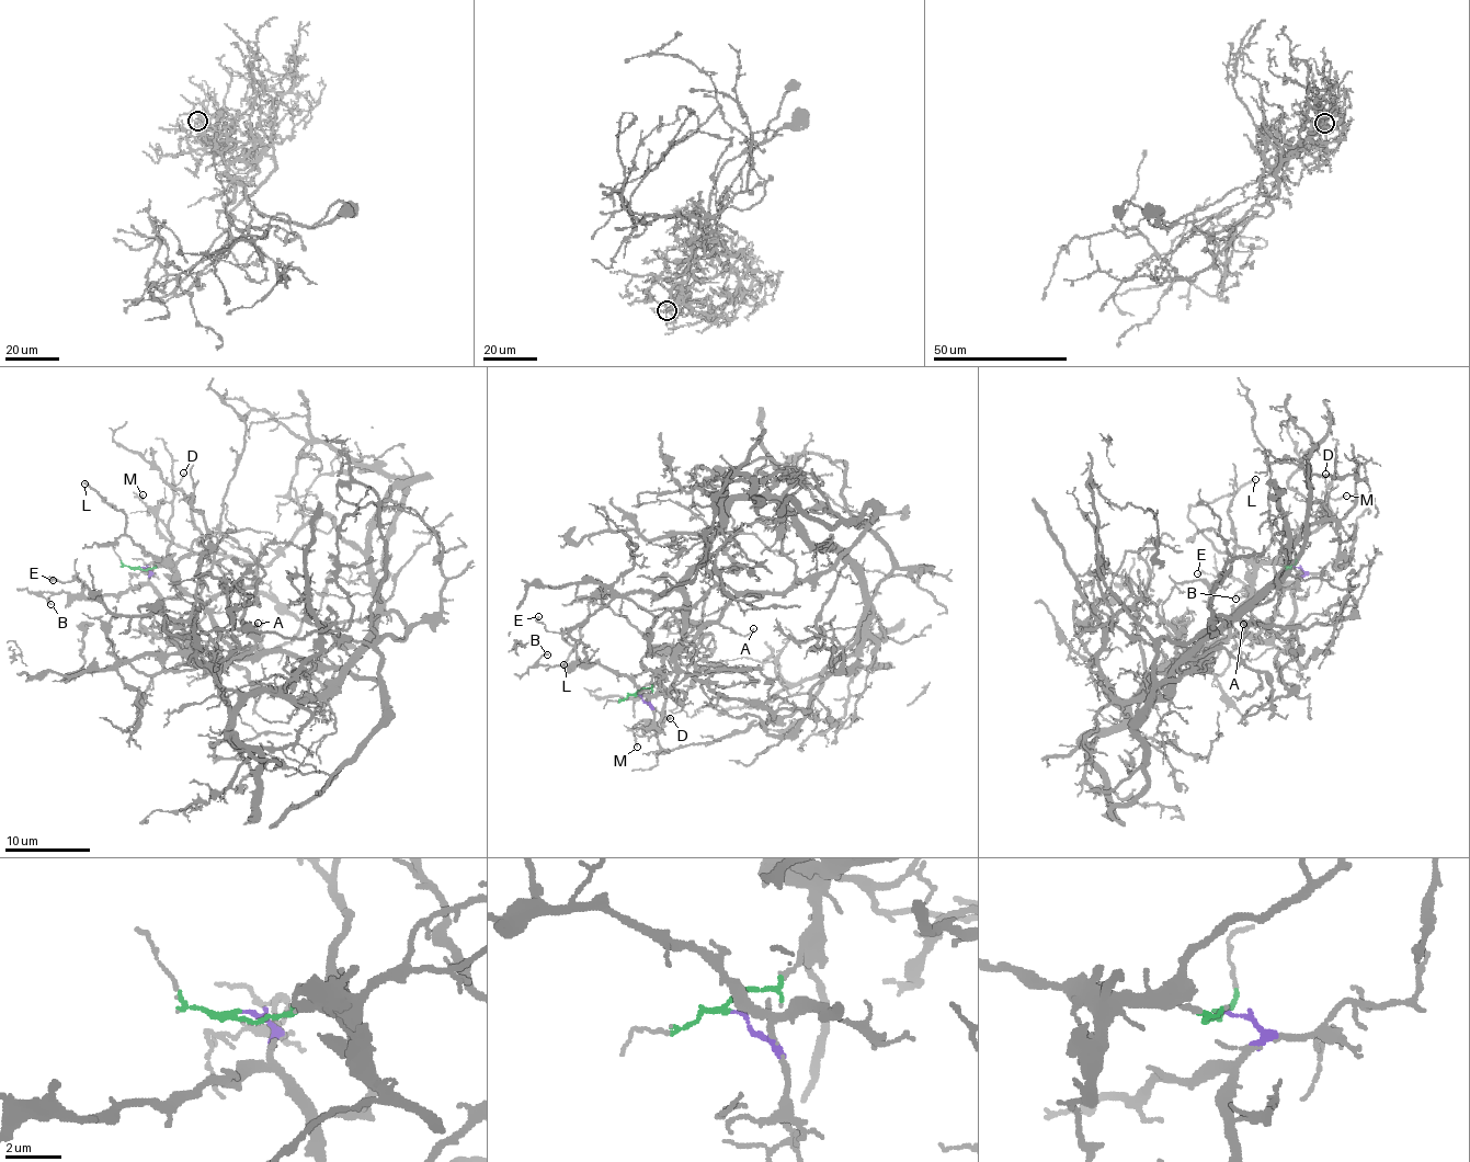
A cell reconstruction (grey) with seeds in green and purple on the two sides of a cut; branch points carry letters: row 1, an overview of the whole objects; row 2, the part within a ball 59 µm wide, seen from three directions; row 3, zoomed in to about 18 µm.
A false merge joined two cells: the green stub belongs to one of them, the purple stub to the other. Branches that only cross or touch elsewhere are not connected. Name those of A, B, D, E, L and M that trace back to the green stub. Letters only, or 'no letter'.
A, D, L, M

